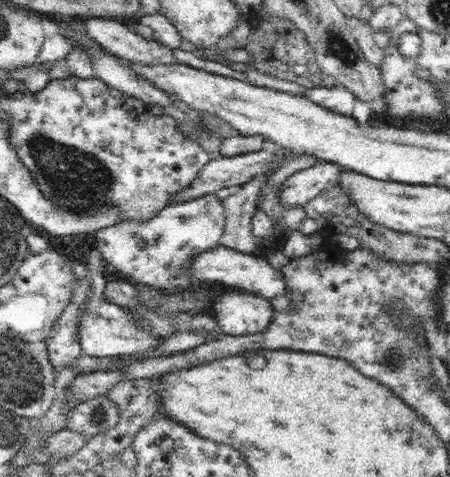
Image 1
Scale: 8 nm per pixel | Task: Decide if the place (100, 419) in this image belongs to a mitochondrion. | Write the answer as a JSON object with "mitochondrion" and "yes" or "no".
{"mitochondrion":"yes"}

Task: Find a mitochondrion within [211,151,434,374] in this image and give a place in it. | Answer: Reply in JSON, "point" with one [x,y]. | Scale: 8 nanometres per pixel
{"point":[397,361]}

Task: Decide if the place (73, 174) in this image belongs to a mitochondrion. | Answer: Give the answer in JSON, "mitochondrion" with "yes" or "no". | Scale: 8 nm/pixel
{"mitochondrion":"yes"}

